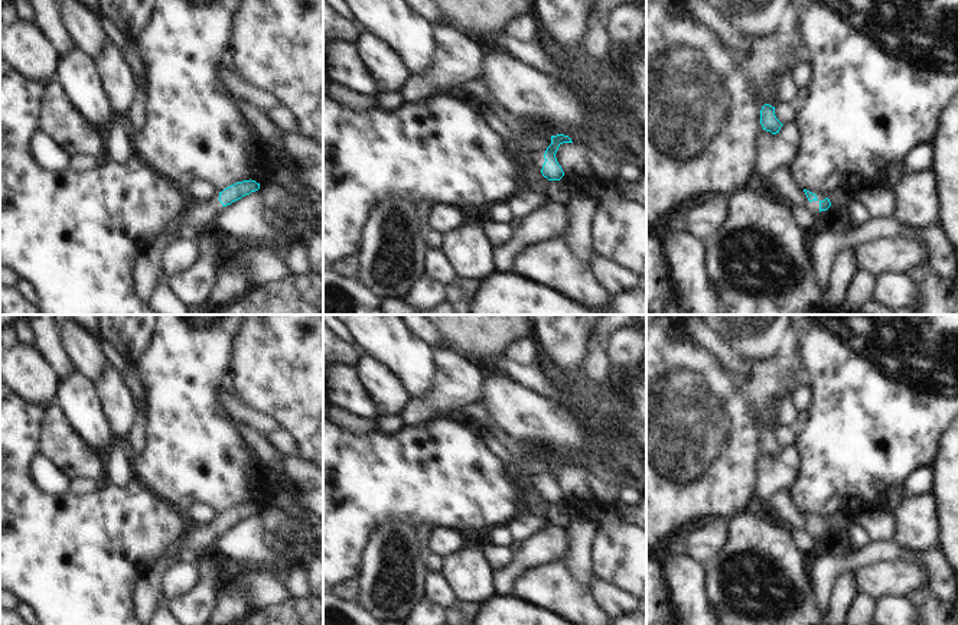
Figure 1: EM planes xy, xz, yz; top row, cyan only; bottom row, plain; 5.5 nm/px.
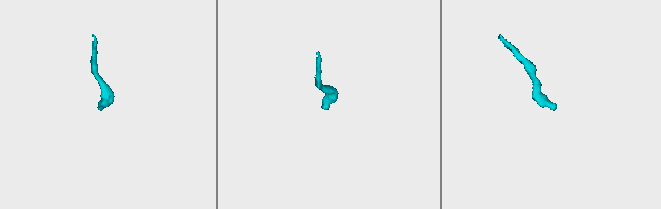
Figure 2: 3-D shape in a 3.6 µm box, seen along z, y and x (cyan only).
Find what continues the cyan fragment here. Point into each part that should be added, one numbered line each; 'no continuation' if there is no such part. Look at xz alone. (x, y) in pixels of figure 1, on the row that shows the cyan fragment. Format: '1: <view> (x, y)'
1: xz (538, 159)

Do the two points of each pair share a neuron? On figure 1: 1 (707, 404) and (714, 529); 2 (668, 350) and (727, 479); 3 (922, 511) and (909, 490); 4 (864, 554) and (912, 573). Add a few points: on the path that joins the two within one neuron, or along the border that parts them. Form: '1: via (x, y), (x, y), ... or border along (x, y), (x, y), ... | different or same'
1: border along (726, 520), (709, 518), (684, 533) | different
2: via (671, 381), (671, 412), (699, 440), (699, 448) | same
3: border along (931, 492), (905, 498) | different
4: border along (915, 559), (880, 560), (863, 566), (857, 572) | different

